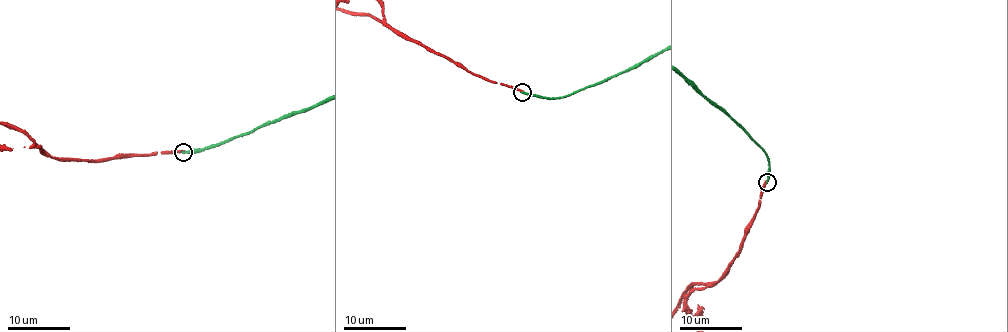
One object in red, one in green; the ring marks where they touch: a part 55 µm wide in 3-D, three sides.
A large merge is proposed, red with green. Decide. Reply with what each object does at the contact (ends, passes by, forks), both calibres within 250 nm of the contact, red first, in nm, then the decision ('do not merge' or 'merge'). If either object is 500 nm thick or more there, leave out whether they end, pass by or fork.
red ends; green ends; calibres 240 and 240 nm; do not merge

